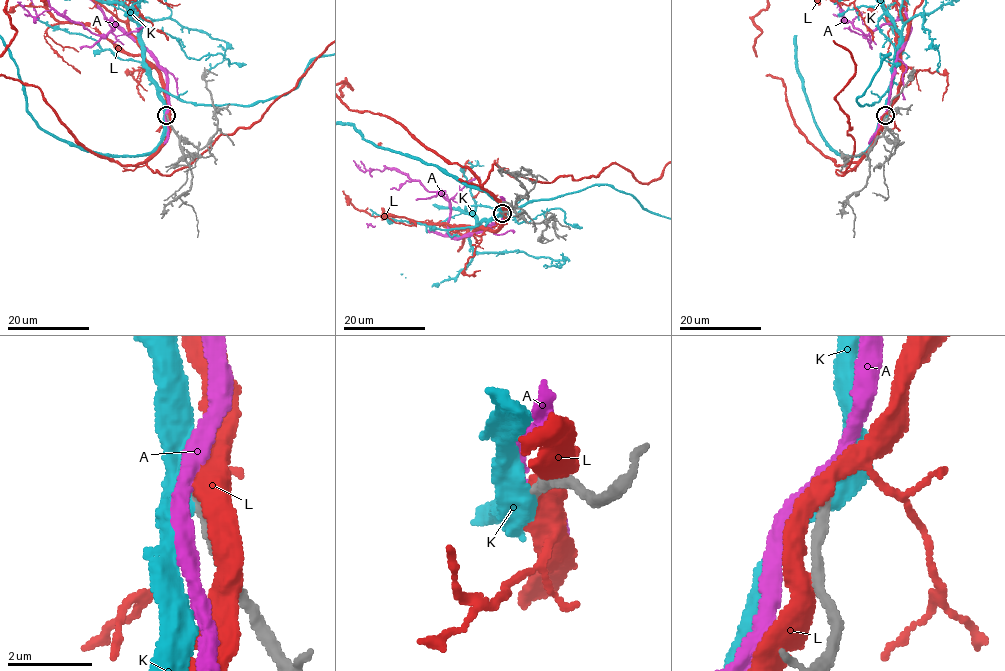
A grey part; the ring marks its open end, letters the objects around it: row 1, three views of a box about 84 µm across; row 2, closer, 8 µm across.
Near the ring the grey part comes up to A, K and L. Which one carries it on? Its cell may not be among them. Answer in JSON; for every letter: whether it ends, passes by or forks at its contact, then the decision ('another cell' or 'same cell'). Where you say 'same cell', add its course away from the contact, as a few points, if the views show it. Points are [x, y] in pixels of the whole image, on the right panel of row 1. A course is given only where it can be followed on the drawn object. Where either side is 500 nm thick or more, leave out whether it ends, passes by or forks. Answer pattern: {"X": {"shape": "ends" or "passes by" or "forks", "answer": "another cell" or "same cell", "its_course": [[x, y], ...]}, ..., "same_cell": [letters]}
{"A": {"shape": "passes by", "answer": "another cell"}, "K": {"shape": "passes by", "answer": "another cell"}, "L": {"shape": "passes by", "answer": "another cell"}, "same_cell": []}

